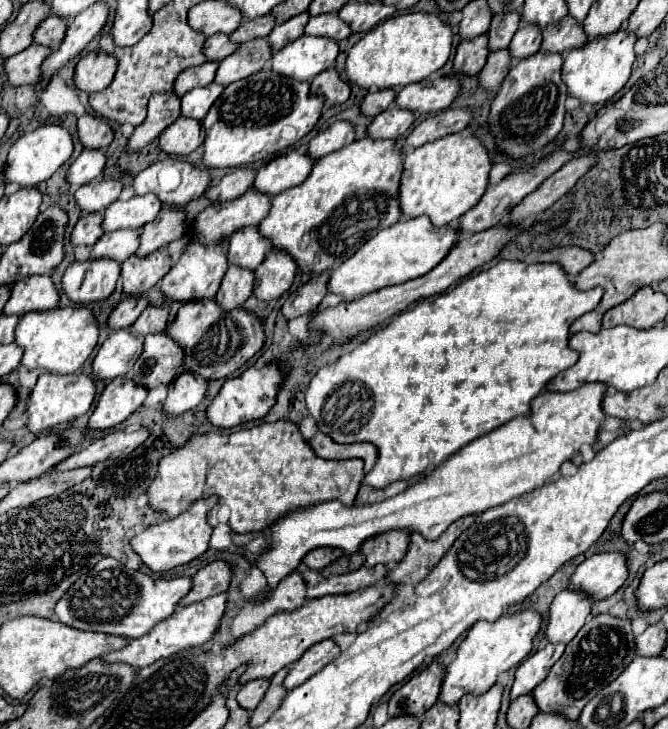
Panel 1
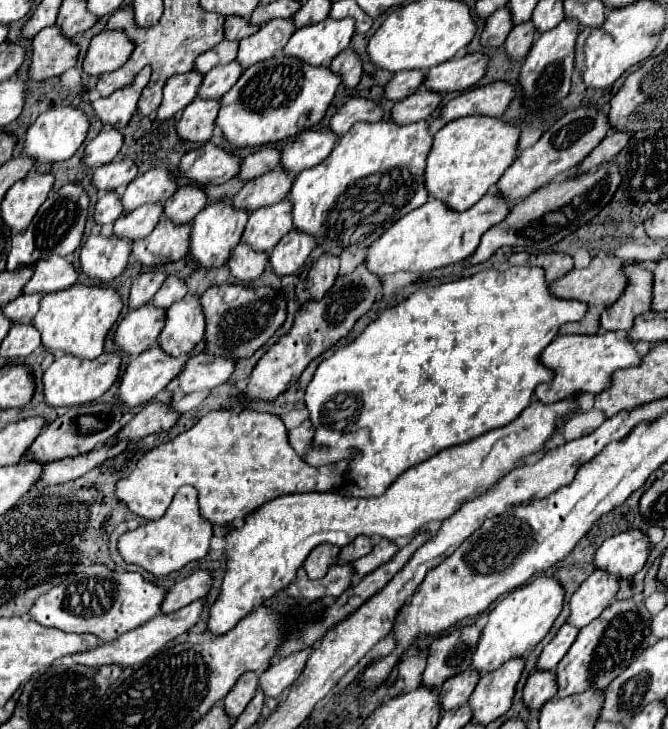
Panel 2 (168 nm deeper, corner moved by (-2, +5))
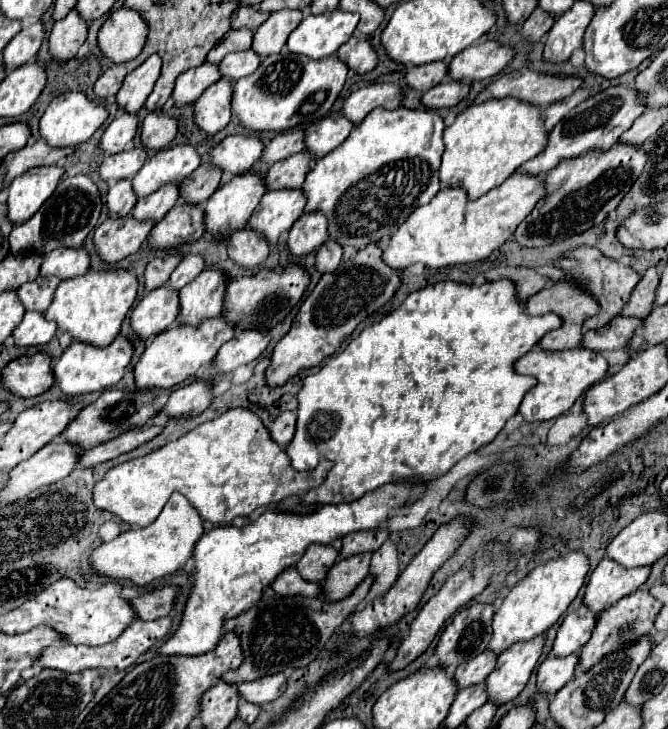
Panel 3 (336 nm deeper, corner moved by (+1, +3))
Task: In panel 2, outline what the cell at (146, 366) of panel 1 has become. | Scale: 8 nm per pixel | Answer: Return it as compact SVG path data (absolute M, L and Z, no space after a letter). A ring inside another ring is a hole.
M185 295L167 309L167 321L159 335L159 345L169 355L187 355L205 335L205 315L199 295Z

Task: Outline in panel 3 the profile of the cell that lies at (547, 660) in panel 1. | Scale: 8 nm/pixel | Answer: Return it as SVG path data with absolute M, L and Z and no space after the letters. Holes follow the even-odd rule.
M580 605L558 627L554 647L550 653L556 657L564 657L568 653L580 651L580 647L590 639L594 623L596 623L596 615L592 615L592 611L588 611L584 605Z

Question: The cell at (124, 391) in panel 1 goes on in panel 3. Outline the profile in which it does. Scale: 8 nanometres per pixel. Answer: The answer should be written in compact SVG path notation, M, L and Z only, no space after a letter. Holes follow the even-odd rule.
M222 317L202 321L198 327L186 327L186 325L174 325L172 329L166 329L164 333L156 335L154 341L144 349L140 361L134 367L134 381L140 391L146 389L170 389L176 383L182 383L184 379L192 377L202 365L210 363L212 357L216 357L218 349L228 343L234 337L234 327L226 323Z

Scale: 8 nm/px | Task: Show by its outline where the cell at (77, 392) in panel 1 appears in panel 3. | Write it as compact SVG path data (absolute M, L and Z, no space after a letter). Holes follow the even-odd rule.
M118 335L116 341L104 349L96 349L92 345L80 345L80 341L72 341L72 345L62 353L62 357L54 365L54 381L60 387L60 391L70 397L104 391L108 387L114 387L122 379L132 359L132 351L134 351L132 345L122 335Z

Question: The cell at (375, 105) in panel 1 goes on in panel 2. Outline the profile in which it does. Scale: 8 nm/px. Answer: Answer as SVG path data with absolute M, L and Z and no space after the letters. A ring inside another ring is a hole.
M403 71L403 73L395 75L385 85L385 97L393 99L393 101L401 101L401 99L413 95L415 91L421 89L425 75L427 75L427 71Z

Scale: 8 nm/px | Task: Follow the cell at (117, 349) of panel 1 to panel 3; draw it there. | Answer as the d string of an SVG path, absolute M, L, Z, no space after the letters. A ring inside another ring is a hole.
M160 287L148 291L140 303L134 307L130 317L130 327L134 335L142 341L152 341L158 333L166 331L176 323L178 313L178 291Z

